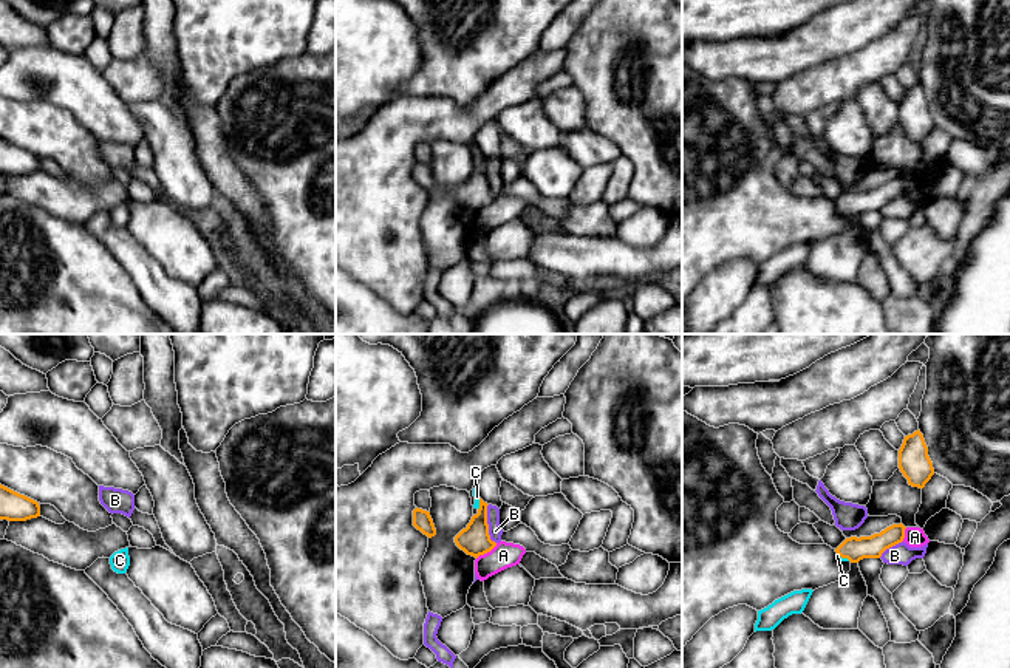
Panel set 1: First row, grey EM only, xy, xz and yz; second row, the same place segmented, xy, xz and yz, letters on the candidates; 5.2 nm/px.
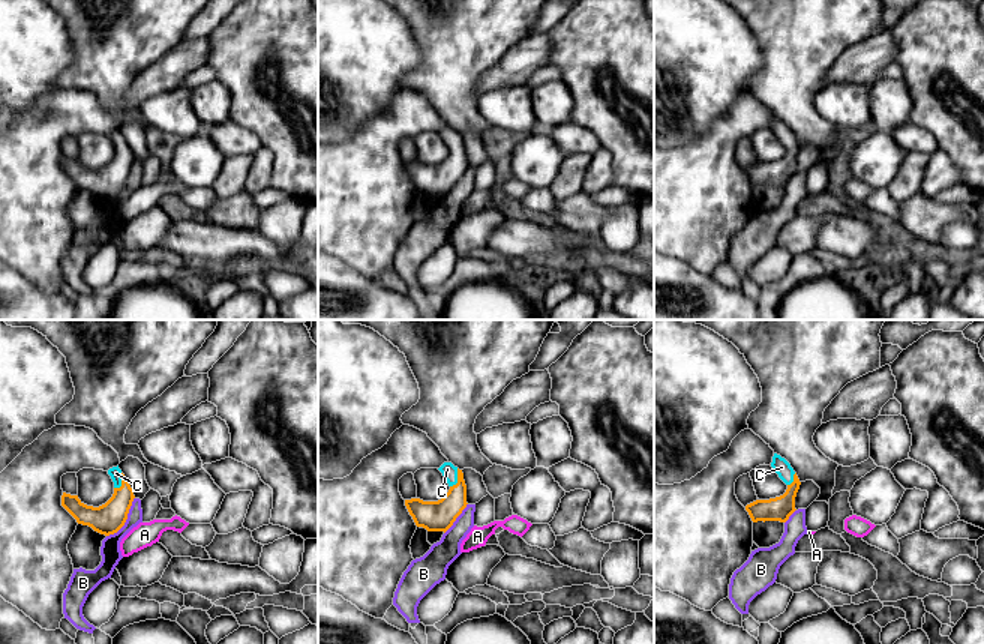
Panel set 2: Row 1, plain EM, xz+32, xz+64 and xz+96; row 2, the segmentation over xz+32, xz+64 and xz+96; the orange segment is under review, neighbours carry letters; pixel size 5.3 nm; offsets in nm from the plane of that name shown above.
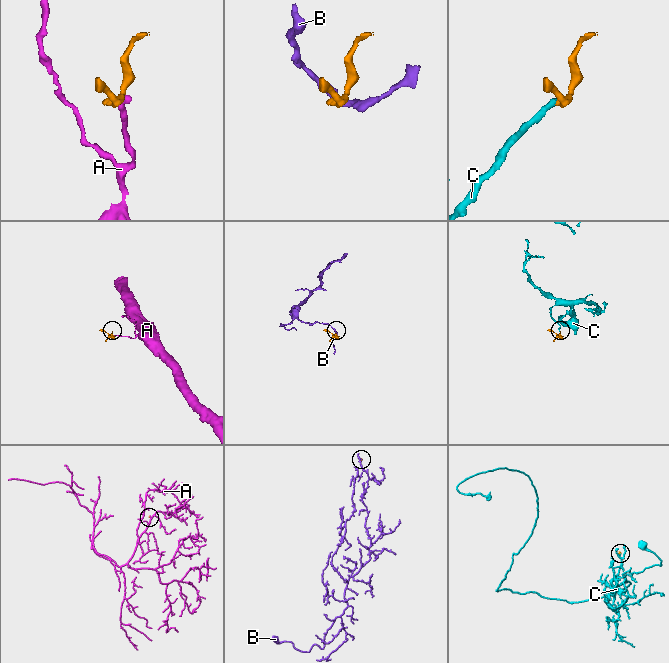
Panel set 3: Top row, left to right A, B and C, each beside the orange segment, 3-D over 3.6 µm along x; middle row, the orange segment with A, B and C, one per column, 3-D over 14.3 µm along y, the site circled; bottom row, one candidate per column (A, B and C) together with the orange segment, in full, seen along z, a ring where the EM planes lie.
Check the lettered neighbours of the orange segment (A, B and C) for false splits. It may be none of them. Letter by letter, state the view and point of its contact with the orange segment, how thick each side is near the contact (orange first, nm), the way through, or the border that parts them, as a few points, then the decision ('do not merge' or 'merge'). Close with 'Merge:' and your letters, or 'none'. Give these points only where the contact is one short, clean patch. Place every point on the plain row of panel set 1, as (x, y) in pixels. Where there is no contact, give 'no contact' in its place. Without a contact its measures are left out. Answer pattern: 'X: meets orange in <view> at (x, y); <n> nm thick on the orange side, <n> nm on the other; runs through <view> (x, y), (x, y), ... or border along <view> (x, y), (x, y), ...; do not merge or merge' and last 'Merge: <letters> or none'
A: meets orange in xz at (486, 206); 160 nm thick on the orange side, 140 nm on the other; border along xz (497, 197), (477, 212); do not merge
B: meets orange in xz at (487, 178); 160 nm thick on the orange side, 80 nm on the other; border along xz (487, 158), (487, 187), (495, 197); do not merge
C: meets orange in yz at (843, 211); 120 nm thick on the orange side, 20 nm on the other; runs through yz (854, 203), (843, 211), (837, 209); merge
Merge: C

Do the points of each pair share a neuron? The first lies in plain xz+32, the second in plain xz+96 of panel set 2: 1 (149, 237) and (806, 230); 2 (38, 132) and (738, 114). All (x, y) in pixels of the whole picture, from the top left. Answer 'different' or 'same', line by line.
1: same
2: same

